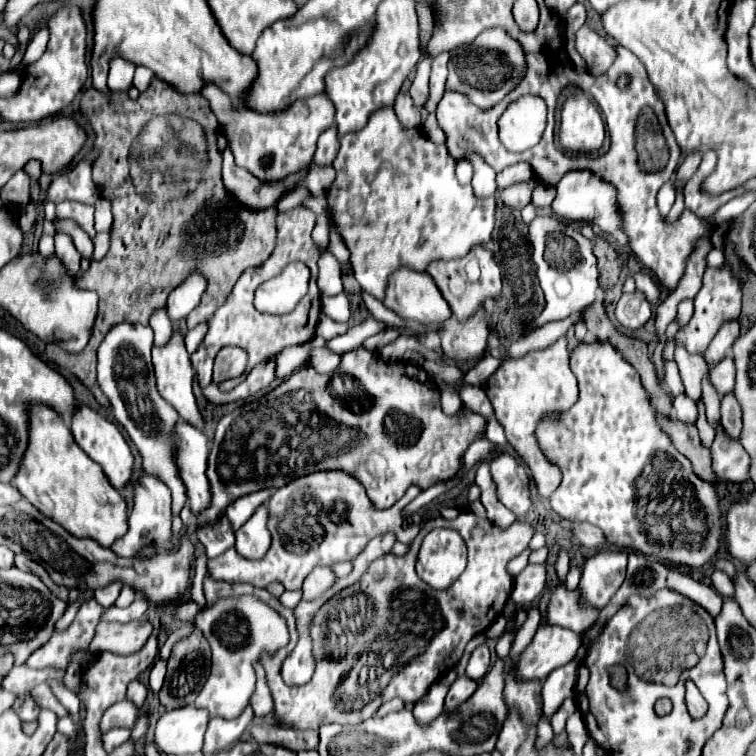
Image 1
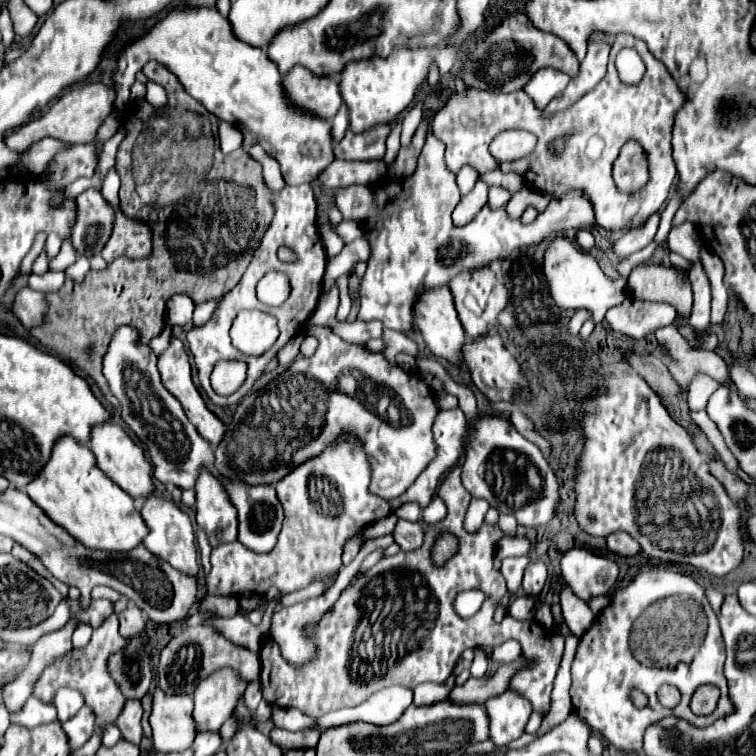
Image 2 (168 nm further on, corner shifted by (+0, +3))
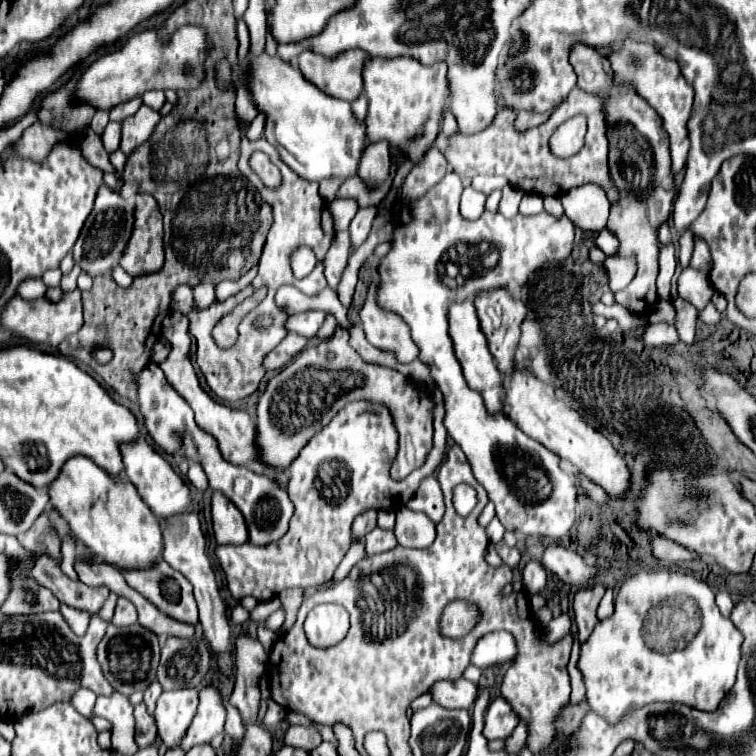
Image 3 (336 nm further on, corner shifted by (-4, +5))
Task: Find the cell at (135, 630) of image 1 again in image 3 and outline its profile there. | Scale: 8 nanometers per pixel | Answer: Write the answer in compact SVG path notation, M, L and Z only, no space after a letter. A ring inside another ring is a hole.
M119 598L111 622L115 626L131 626L131 624L135 624L137 622L137 610L135 610L135 606L131 602L127 602L125 598Z

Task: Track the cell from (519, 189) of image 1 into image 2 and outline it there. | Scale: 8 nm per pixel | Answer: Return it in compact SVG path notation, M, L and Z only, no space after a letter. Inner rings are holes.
M489 188L489 208L503 208L511 198L511 192L507 192L505 188Z

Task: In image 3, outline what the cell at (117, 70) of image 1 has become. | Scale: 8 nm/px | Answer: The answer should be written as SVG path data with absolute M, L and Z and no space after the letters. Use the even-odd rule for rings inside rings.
M149 90L149 92L141 94L141 100L143 100L145 106L149 106L153 110L159 110L163 106L163 102L165 102L165 96L163 96L161 90Z

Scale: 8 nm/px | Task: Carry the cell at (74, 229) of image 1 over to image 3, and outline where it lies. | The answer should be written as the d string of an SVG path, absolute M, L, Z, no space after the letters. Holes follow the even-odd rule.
M119 265L113 269L112 278L119 286L123 288L129 287L134 280L134 277L127 274L127 272L125 272L125 270L123 270L123 268Z

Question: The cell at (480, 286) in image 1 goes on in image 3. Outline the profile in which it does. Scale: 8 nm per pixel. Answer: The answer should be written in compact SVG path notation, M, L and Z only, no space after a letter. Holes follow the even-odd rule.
M495 288L495 290L487 290L487 292L479 292L475 296L475 308L477 308L481 330L487 338L487 344L489 344L489 352L493 354L499 372L509 376L515 366L513 354L515 354L515 346L519 342L519 326L525 320L527 306L521 300L511 298L507 288Z

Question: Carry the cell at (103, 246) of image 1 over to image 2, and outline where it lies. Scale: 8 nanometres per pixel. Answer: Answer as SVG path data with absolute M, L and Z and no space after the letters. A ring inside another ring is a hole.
M117 210L113 234L101 254L107 262L113 262L121 256L129 260L143 260L151 256L151 238L153 230L145 220L129 218L121 210Z

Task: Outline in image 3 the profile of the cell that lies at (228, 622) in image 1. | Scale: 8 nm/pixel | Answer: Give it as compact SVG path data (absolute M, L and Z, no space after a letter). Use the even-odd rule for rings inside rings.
M205 686L199 692L199 710L181 742L183 750L189 750L197 744L209 742L215 734L223 732L223 724L225 724L225 702L223 702L223 694L213 688L213 686Z

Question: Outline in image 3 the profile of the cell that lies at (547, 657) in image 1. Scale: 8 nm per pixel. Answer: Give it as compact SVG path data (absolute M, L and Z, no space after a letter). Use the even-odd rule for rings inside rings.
M459 678L455 682L437 682L431 692L435 694L435 704L447 708L471 708L477 698L477 684Z

